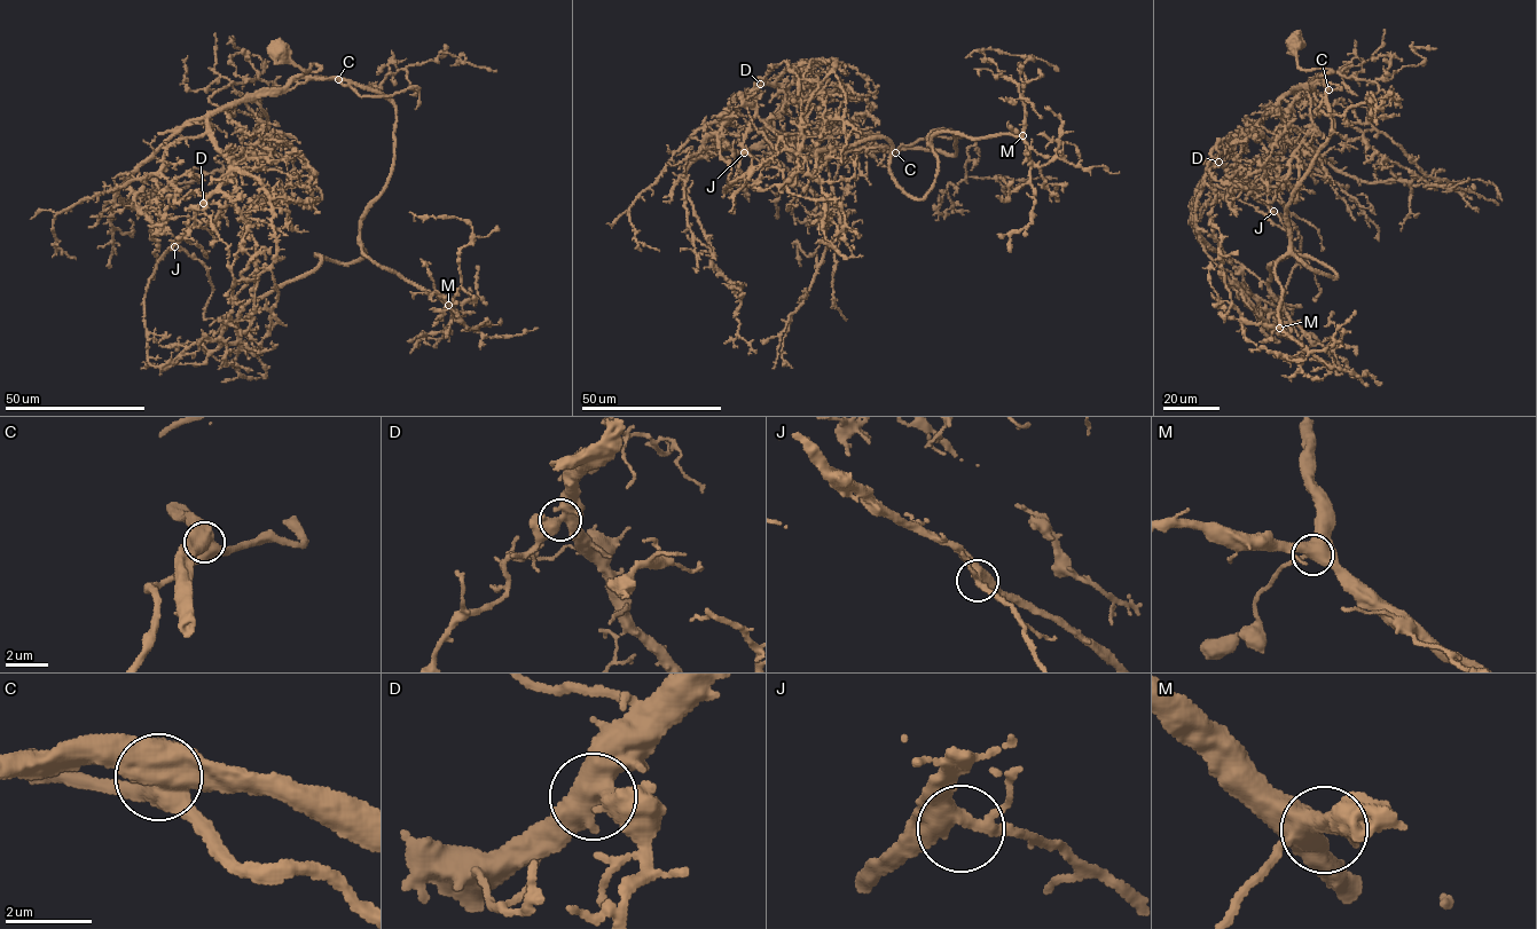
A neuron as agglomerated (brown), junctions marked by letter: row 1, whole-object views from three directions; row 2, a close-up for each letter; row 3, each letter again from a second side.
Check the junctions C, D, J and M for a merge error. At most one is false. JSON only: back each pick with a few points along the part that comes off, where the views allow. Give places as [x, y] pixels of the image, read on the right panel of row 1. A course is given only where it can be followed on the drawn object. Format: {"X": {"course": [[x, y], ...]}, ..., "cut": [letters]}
{"C": {"course": [[1328, 89], [1341, 88], [1299, 86], [1331, 72], [1388, 79], [1426, 60], [1412, 47], [1436, 48]]}, "cut": ["C"]}

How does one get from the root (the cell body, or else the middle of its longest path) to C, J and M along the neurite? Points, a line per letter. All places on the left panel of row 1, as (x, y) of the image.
C: (279, 50), (306, 71), (310, 64), (321, 67), (318, 71), (293, 78), (338, 79)
J: (279, 50), (306, 71), (321, 68), (213, 112), (208, 126), (232, 167), (174, 246)
M: (279, 50), (321, 67), (293, 78), (346, 79), (394, 105), (394, 162), (361, 250), (448, 305)

